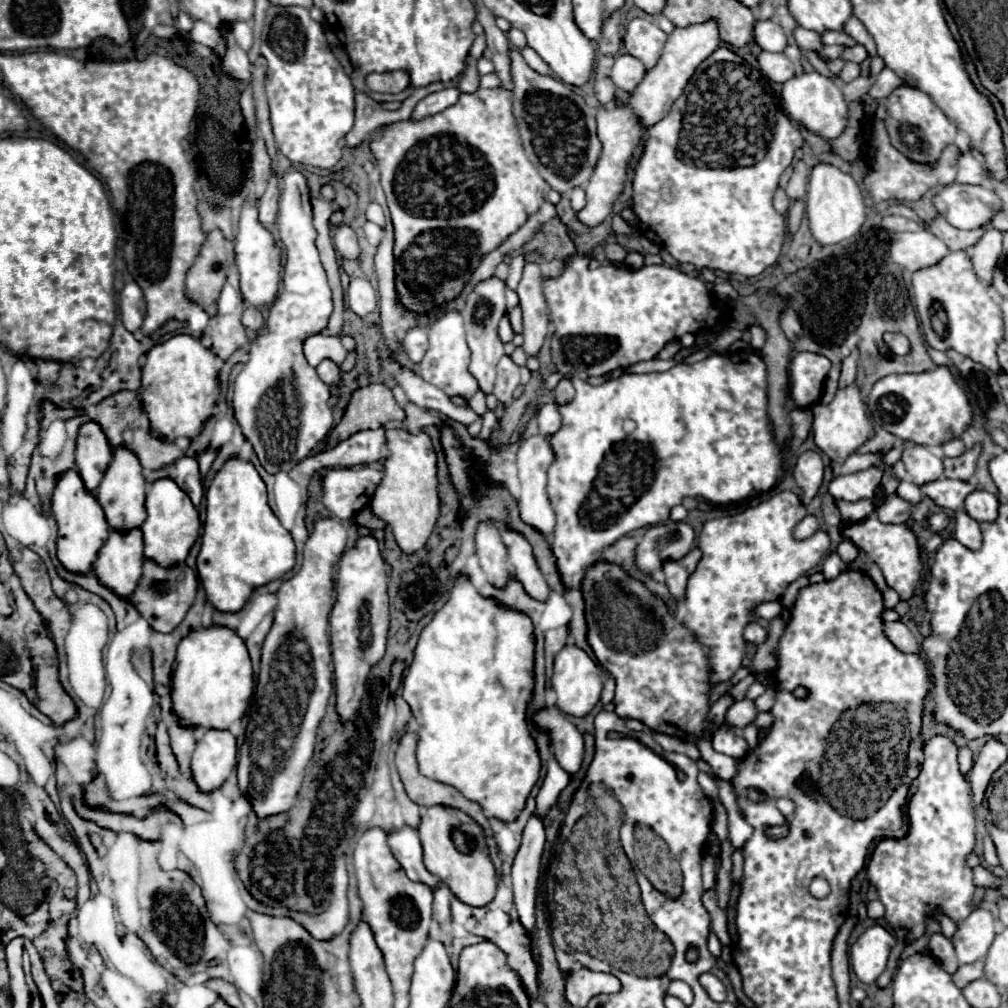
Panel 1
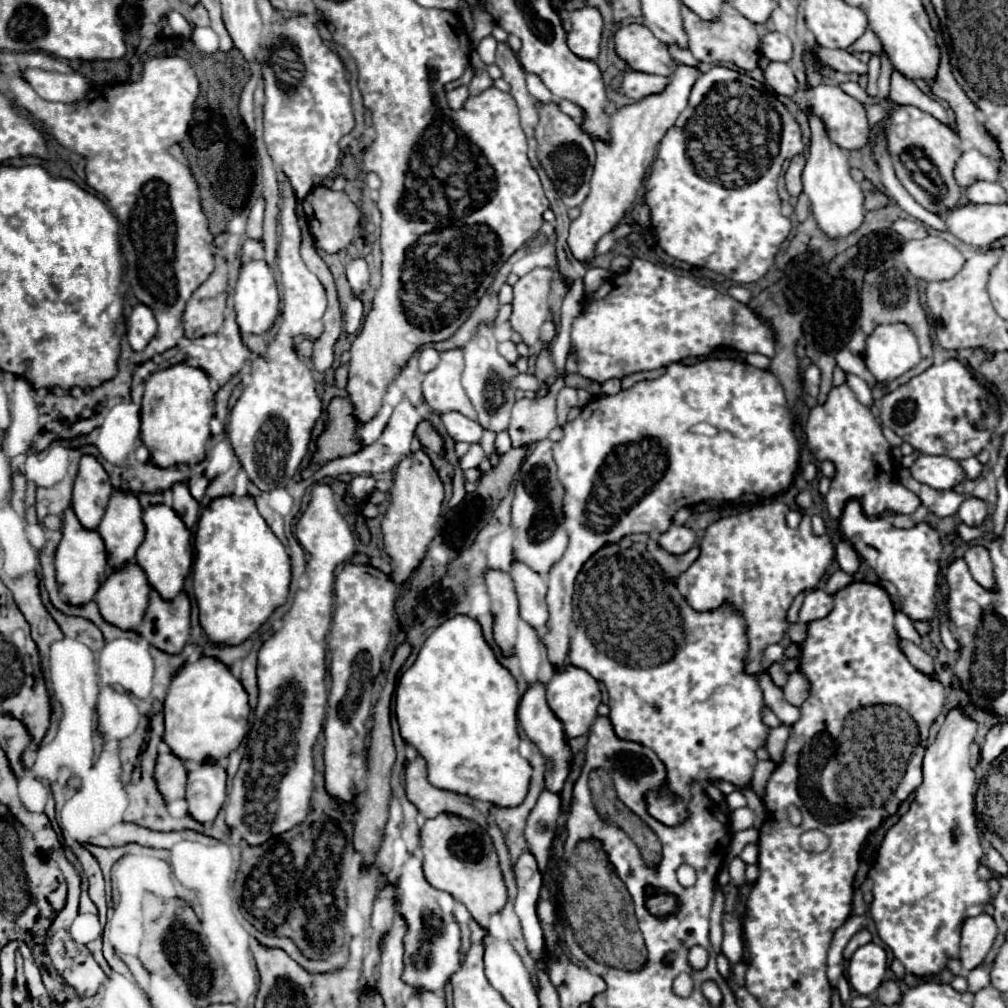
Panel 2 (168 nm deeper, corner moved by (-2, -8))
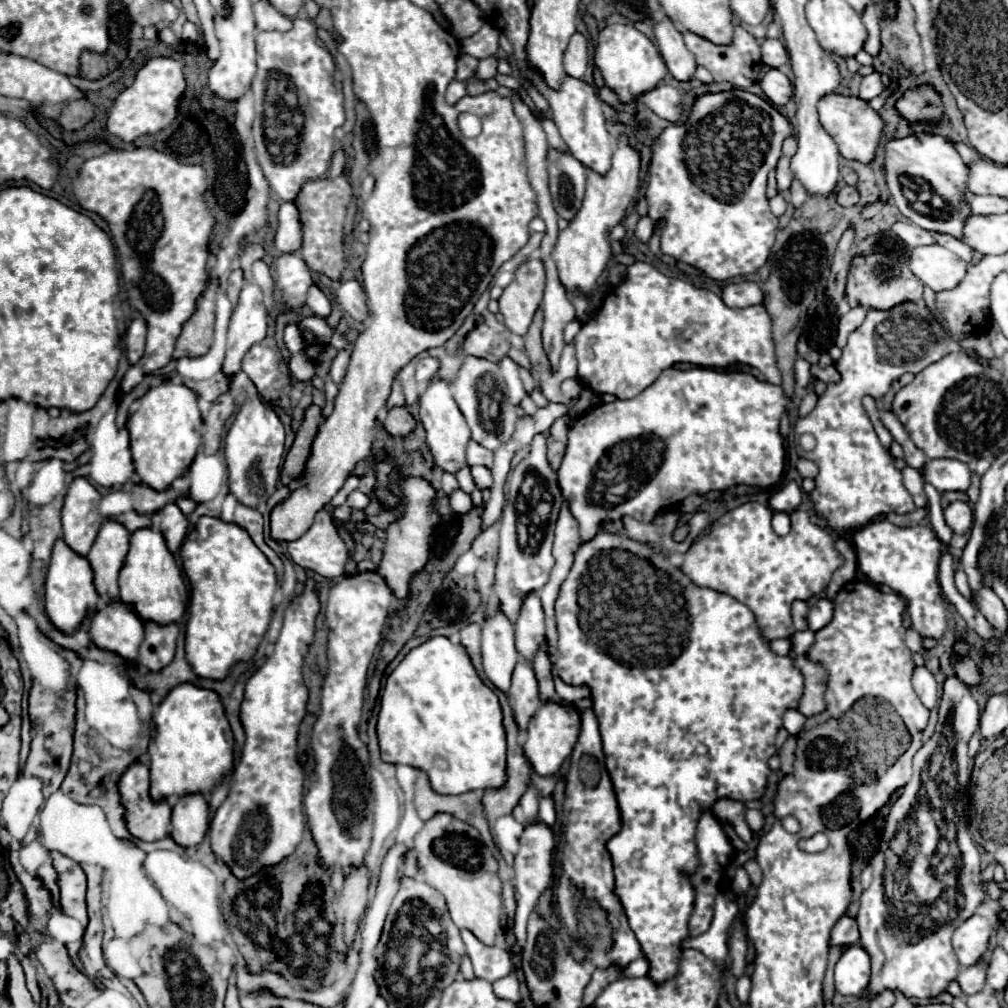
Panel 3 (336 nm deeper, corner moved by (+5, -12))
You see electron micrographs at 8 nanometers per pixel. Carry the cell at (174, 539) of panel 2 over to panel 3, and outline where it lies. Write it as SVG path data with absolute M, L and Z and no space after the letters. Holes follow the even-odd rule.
M143 527L131 535L127 563L119 573L119 589L121 589L121 599L125 603L135 603L135 611L139 611L143 619L159 619L159 623L171 623L171 619L181 621L189 593L185 579L179 567L175 565L175 557L167 549L167 541L161 531Z

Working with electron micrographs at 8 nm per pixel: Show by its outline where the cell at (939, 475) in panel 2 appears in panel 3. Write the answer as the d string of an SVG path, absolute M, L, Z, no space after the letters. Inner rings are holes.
M933 459L921 469L925 483L931 483L939 493L967 491L971 483L971 469L957 459Z

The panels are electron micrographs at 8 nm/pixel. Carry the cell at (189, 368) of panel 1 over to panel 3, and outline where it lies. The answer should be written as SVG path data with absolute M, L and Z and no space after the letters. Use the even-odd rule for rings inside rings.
M161 383L157 387L151 387L139 403L139 409L129 417L129 435L131 435L131 453L133 453L133 463L135 471L141 477L143 483L149 487L169 487L173 479L177 479L193 461L199 445L201 445L201 411L197 407L197 393L191 391L183 383Z

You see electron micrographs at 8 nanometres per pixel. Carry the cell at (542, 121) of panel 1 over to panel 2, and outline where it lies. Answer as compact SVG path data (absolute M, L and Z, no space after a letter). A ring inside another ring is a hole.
M556 103L538 105L540 123L536 127L536 141L538 141L538 159L550 177L554 189L558 191L562 203L566 207L580 207L590 191L590 177L592 165L596 159L594 141L580 129L578 121L564 115Z

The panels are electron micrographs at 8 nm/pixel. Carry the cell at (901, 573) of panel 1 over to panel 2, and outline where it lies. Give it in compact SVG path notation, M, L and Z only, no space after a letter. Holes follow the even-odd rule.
M850 501L842 513L840 527L858 555L876 571L880 579L892 581L902 597L902 613L912 621L932 621L936 617L936 591L940 573L942 539L930 523L918 523L910 529L898 529L880 517L866 517L858 501Z

